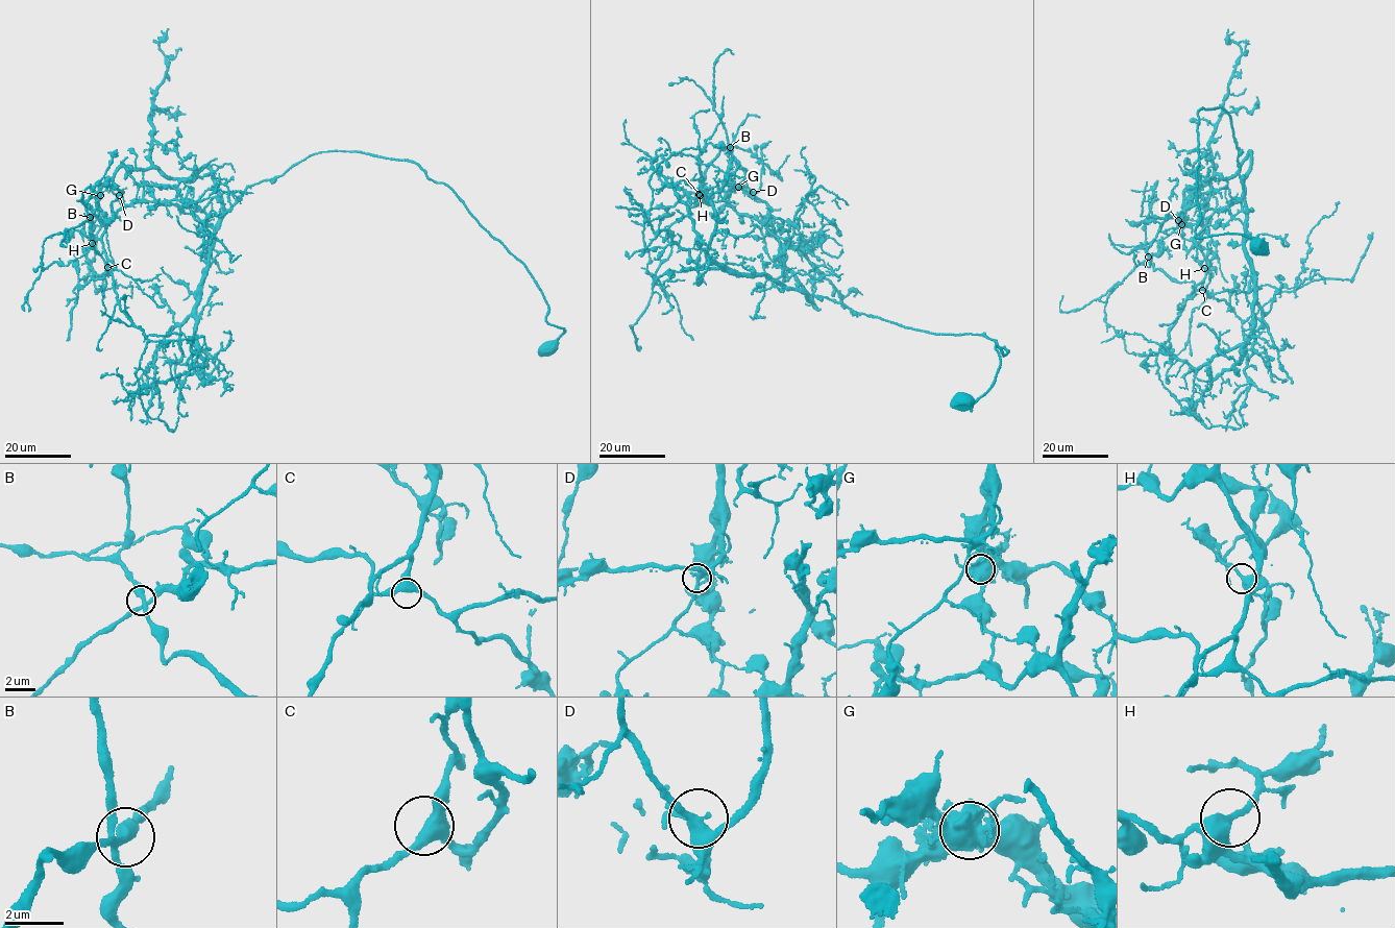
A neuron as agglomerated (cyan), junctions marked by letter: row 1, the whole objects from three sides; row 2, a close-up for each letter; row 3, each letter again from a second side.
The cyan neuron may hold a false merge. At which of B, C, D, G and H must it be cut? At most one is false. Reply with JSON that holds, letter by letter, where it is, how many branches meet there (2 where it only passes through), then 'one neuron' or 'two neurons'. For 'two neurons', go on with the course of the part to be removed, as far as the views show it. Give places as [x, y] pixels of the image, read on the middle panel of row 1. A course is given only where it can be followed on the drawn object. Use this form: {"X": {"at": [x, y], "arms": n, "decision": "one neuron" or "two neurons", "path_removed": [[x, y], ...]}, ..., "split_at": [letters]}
{"B": {"at": [730, 147], "arms": 4, "decision": "one neuron"}, "C": {"at": [699, 194], "arms": 3, "decision": "one neuron"}, "D": {"at": [753, 192], "arms": 4, "decision": "one neuron"}, "G": {"at": [738, 187], "arms": 5, "decision": "two neurons", "path_removed": [[738, 187], [704, 201], [705, 151], [684, 148], [649, 180], [649, 219], [663, 216]]}, "H": {"at": [700, 195], "arms": 4, "decision": "one neuron"}, "split_at": ["G"]}

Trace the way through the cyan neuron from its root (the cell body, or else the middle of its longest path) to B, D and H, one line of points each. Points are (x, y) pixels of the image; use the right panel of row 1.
B: (1258, 246), (1242, 235), (1195, 235), (1202, 108), (1231, 116), (1245, 212), (1208, 208), (1198, 243), (1148, 257)
D: (1258, 246), (1195, 235), (1198, 114), (1221, 107), (1244, 192), (1249, 151), (1232, 177), (1184, 190), (1178, 220)
H: (1258, 246), (1242, 235), (1195, 235), (1201, 108), (1221, 107), (1231, 116), (1246, 209), (1203, 213), (1204, 268)

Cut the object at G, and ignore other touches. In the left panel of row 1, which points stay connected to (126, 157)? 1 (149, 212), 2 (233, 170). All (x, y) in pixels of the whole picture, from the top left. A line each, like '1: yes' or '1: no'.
1: yes
2: no

